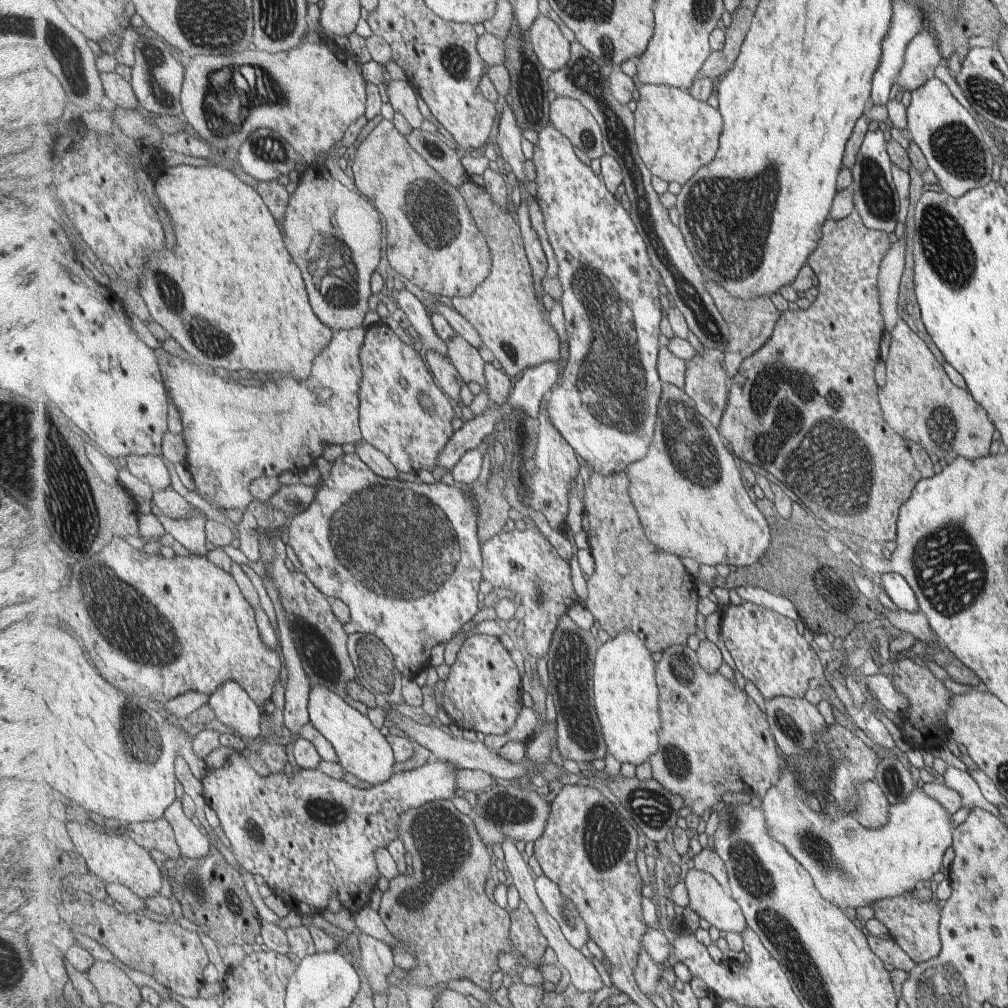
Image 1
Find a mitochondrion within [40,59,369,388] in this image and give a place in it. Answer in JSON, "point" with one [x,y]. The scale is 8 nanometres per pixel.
{"point":[278,93]}

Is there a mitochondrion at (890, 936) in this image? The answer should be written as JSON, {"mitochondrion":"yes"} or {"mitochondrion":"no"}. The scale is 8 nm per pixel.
{"mitochondrion":"no"}

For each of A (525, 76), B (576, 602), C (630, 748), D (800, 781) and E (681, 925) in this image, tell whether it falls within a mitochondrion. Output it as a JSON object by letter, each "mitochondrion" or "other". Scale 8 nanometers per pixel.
{"A":"other","B":"other","C":"other","D":"other","E":"other"}

